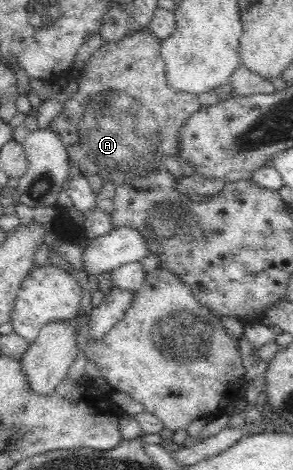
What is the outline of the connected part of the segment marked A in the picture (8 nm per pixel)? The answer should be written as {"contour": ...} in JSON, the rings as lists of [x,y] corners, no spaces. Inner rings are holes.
{"contour":[[[139,30],[139,32],[133,32],[133,34],[128,33],[121,41],[105,41],[102,45],[94,52],[94,54],[89,58],[89,60],[83,66],[83,76],[79,82],[78,90],[73,93],[68,100],[62,103],[62,112],[59,116],[56,116],[50,123],[51,131],[55,129],[61,137],[61,142],[67,150],[67,155],[72,160],[77,160],[79,170],[81,170],[81,175],[86,172],[90,174],[98,174],[102,176],[104,181],[111,181],[115,183],[118,187],[127,181],[133,180],[133,177],[146,175],[153,169],[163,167],[161,159],[164,156],[178,157],[179,151],[177,151],[177,141],[178,130],[185,124],[189,117],[199,110],[202,105],[197,100],[193,93],[185,93],[183,91],[178,91],[173,89],[173,87],[167,86],[167,80],[164,75],[164,62],[161,58],[160,53],[161,41],[156,36],[153,36],[148,30]]]}

